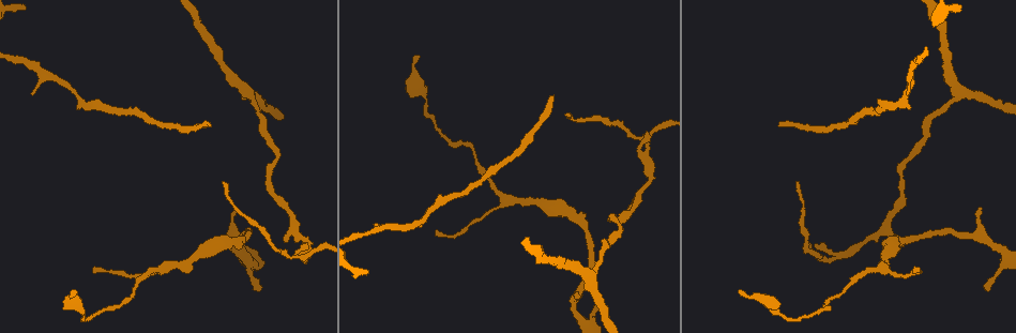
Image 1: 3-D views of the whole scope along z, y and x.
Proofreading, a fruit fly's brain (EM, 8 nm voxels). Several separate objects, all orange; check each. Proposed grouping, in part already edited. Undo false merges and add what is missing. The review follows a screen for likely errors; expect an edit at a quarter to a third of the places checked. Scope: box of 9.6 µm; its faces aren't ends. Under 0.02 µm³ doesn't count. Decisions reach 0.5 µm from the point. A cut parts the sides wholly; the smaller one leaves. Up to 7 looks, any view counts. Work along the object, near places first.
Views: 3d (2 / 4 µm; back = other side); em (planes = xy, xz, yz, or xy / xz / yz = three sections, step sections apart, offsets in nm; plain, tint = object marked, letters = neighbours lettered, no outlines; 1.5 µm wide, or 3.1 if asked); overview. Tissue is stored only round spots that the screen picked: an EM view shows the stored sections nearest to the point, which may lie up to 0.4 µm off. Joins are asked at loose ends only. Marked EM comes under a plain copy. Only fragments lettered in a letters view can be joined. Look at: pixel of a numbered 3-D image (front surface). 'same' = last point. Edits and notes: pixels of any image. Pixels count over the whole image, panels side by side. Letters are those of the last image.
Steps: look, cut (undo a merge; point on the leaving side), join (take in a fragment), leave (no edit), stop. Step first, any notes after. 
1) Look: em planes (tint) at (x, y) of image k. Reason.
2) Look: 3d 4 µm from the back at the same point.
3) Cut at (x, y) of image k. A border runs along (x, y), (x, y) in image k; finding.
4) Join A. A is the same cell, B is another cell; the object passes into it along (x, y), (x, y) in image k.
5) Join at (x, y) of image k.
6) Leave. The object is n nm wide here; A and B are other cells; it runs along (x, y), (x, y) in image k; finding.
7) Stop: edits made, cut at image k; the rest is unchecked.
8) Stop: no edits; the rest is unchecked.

Look: em xz step 4 (tint) at (815, 245) of image 1. Three arms meet.

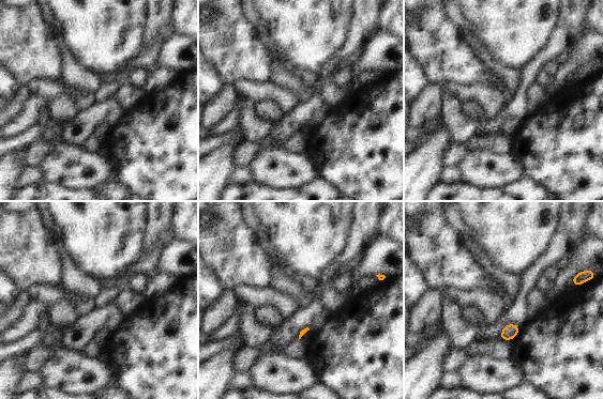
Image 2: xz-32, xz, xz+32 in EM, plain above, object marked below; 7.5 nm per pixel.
Look: em xz step 4 (letters) at the same point. What lies round it.

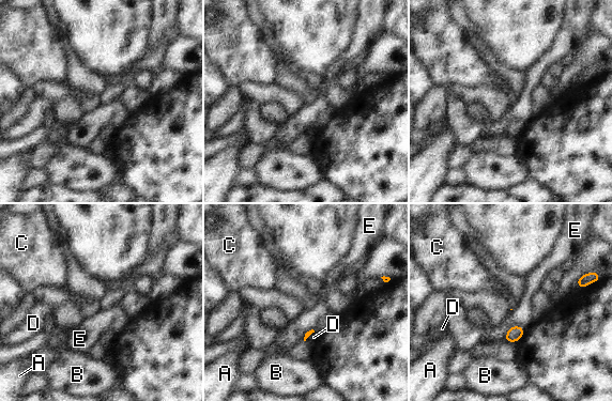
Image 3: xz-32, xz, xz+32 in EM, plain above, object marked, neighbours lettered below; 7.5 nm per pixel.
Leave. A, B, C, D and E are other cells; a border runs along (524, 328), (511, 326), (504, 340) in image 3; no lettered fragment goes on from it.

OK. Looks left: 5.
Look: em xy step 4 (tint) at (232, 211) of image 1. Tapers out.

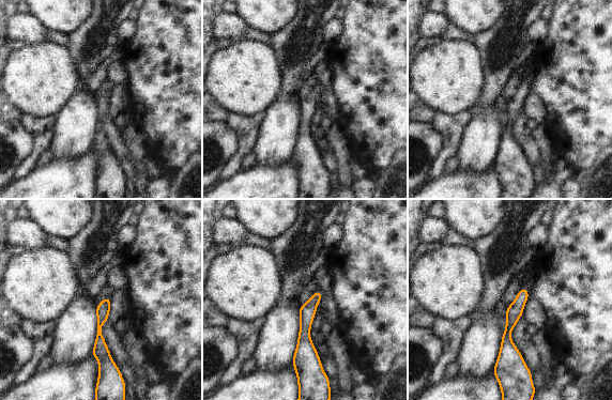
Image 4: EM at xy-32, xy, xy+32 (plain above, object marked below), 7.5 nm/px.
Look: em planes (letters) at the same point.

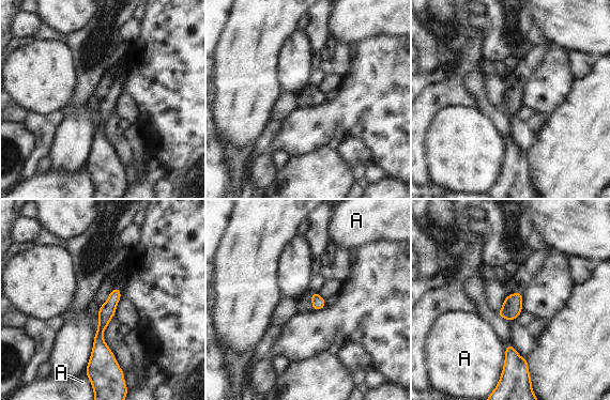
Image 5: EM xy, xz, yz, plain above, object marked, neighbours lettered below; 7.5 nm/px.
Leave. A is another cell; it runs along (117, 291), (98, 334), (97, 366) in image 5; no lettered fragment goes on from it.

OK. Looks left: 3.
Look: em yz step 4 (tint) at (236, 244) of image 1. Thick turns thin.

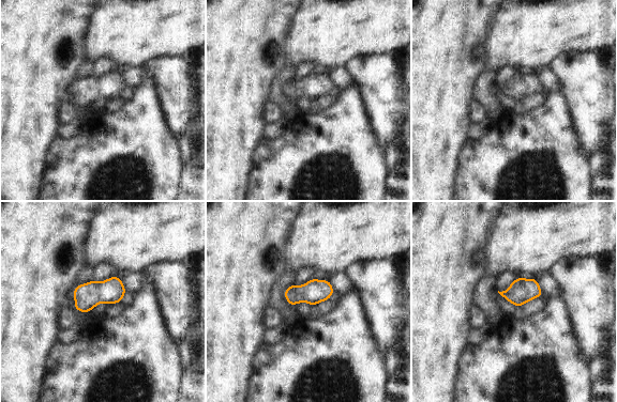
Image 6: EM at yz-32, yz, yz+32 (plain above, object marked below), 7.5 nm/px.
Look: em planes (letters) at the same point.

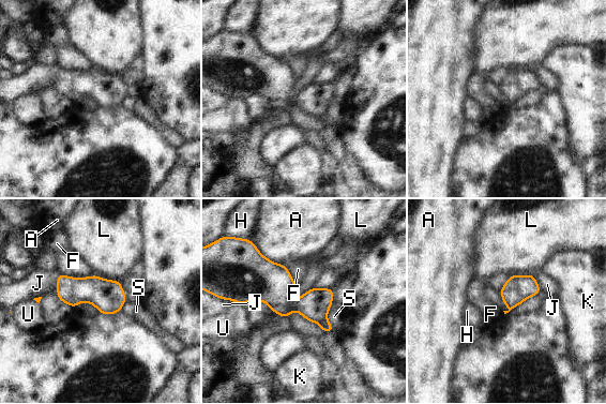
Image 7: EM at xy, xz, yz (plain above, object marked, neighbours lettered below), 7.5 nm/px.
Leave. The object is 200 nm wide here; A, F, H, J, K, L, S and U are other cells; a border runs along (286, 265), (296, 284) in image 7; all the same cell.

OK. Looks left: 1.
Stop: no edits; the rest is unchecked.

